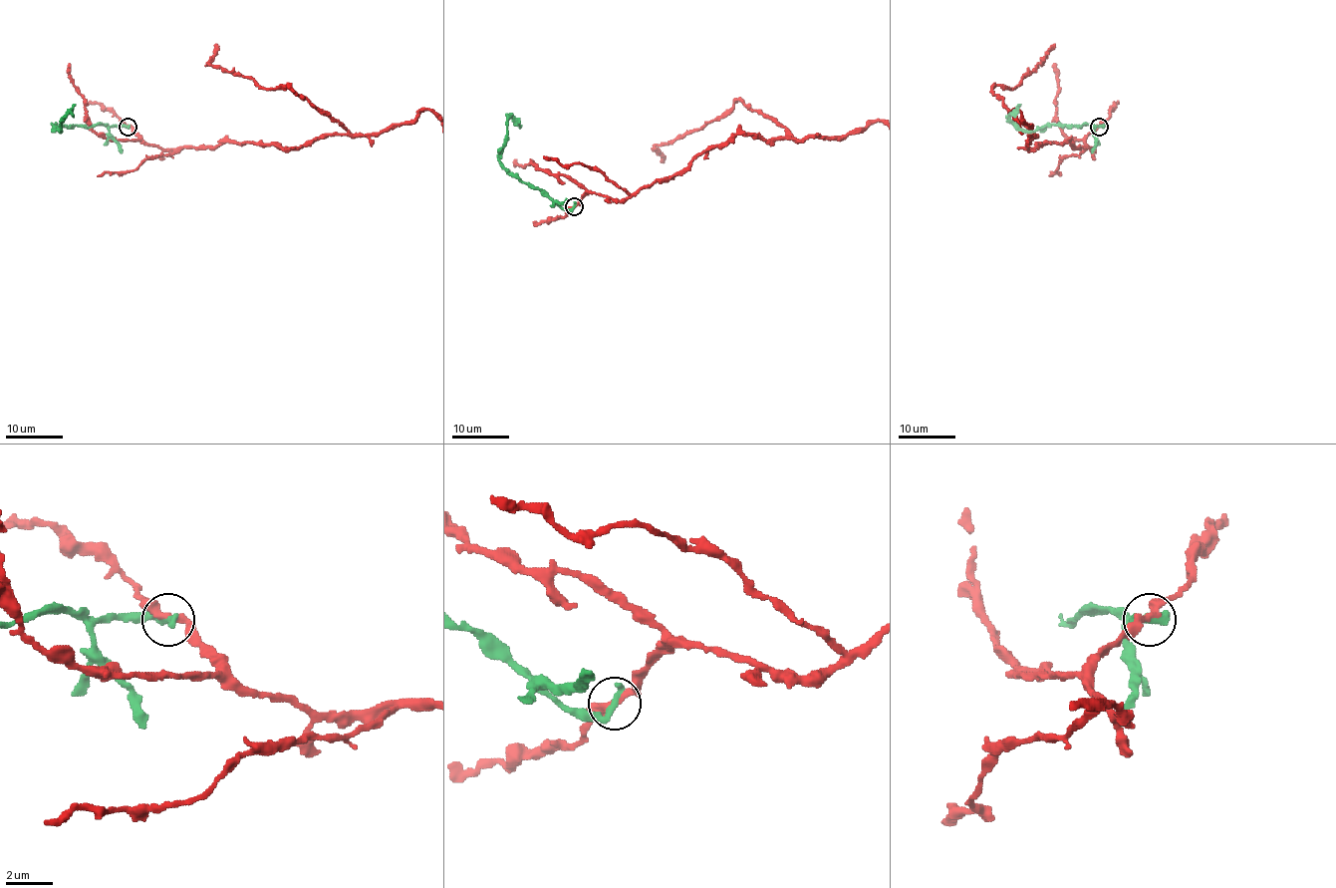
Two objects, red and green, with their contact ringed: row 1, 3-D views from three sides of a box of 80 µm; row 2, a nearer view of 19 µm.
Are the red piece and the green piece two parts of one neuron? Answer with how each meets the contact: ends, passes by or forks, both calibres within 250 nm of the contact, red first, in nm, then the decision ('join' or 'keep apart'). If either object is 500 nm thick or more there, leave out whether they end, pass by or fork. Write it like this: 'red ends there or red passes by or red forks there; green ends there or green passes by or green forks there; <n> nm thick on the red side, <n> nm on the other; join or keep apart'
red passes by; green ends there; 280 nm thick on the red side, 360 nm on the other; keep apart

